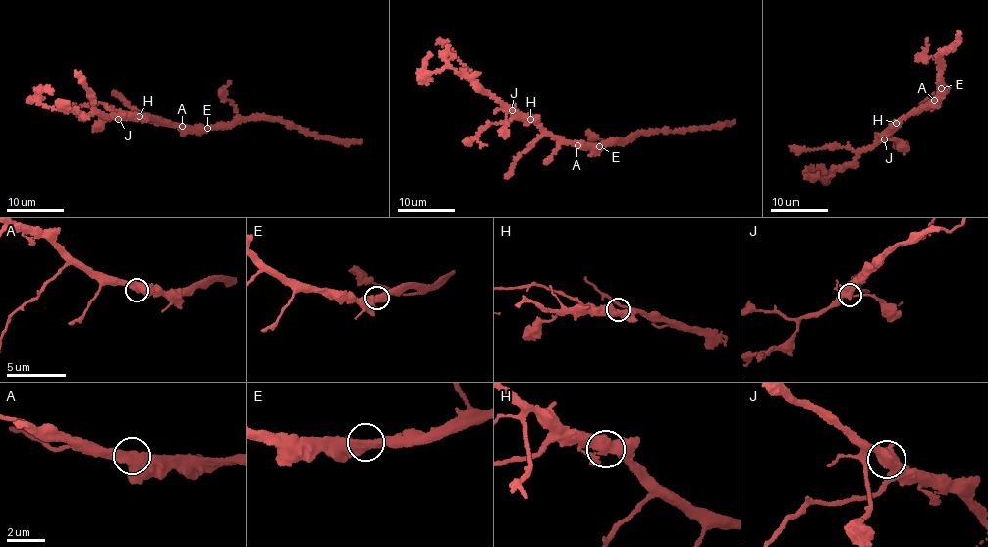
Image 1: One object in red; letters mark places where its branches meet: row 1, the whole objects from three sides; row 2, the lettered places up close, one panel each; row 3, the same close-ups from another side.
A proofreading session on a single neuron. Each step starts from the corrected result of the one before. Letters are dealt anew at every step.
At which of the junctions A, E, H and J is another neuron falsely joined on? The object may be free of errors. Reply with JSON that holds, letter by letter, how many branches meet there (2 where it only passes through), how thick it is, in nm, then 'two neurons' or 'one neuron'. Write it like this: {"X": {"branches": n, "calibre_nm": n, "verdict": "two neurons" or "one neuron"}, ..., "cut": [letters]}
{"A": {"branches": 2, "calibre_nm": 600, "verdict": "one neuron"}, "E": {"branches": 2, "calibre_nm": 550, "verdict": "one neuron"}, "H": {"branches": 2, "calibre_nm": 550, "verdict": "one neuron"}, "J": {"branches": 3, "calibre_nm": 480, "verdict": "one neuron"}, "cut": []}

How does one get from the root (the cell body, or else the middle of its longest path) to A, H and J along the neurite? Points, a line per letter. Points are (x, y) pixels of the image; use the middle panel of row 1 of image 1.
A: (563, 138), (577, 145)
H: (563, 138), (544, 134), (530, 119)
J: (563, 138), (544, 134), (534, 121), (516, 117), (512, 110)

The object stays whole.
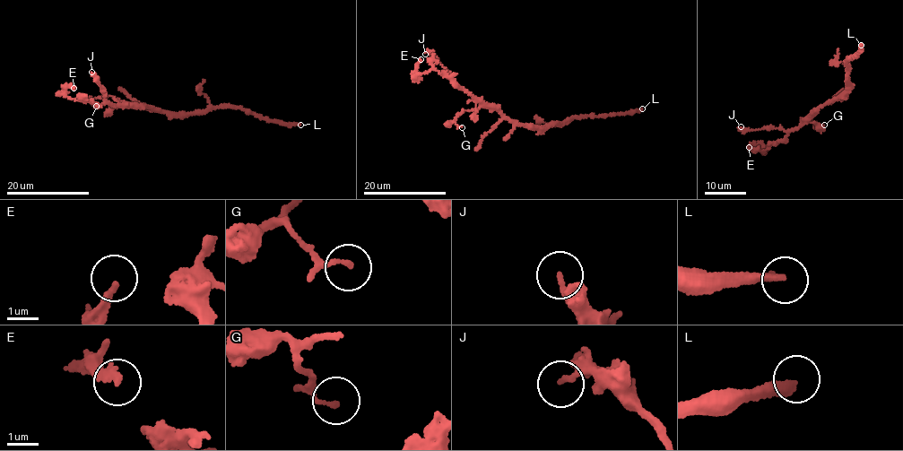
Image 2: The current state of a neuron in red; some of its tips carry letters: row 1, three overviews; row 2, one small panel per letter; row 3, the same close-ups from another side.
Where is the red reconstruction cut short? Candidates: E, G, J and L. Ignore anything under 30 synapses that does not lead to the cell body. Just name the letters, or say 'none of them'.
L

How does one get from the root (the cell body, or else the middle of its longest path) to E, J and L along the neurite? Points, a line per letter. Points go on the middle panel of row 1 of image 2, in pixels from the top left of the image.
E: (516, 121), (504, 117), (497, 108), (481, 106), (446, 74), (431, 69), (416, 73), (421, 59)
J: (516, 121), (504, 117), (497, 108), (481, 106), (478, 99), (451, 81), (447, 71), (433, 56), (425, 54)
L: (516, 121), (546, 129), (551, 125), (563, 125), (571, 118), (632, 114), (642, 108)

